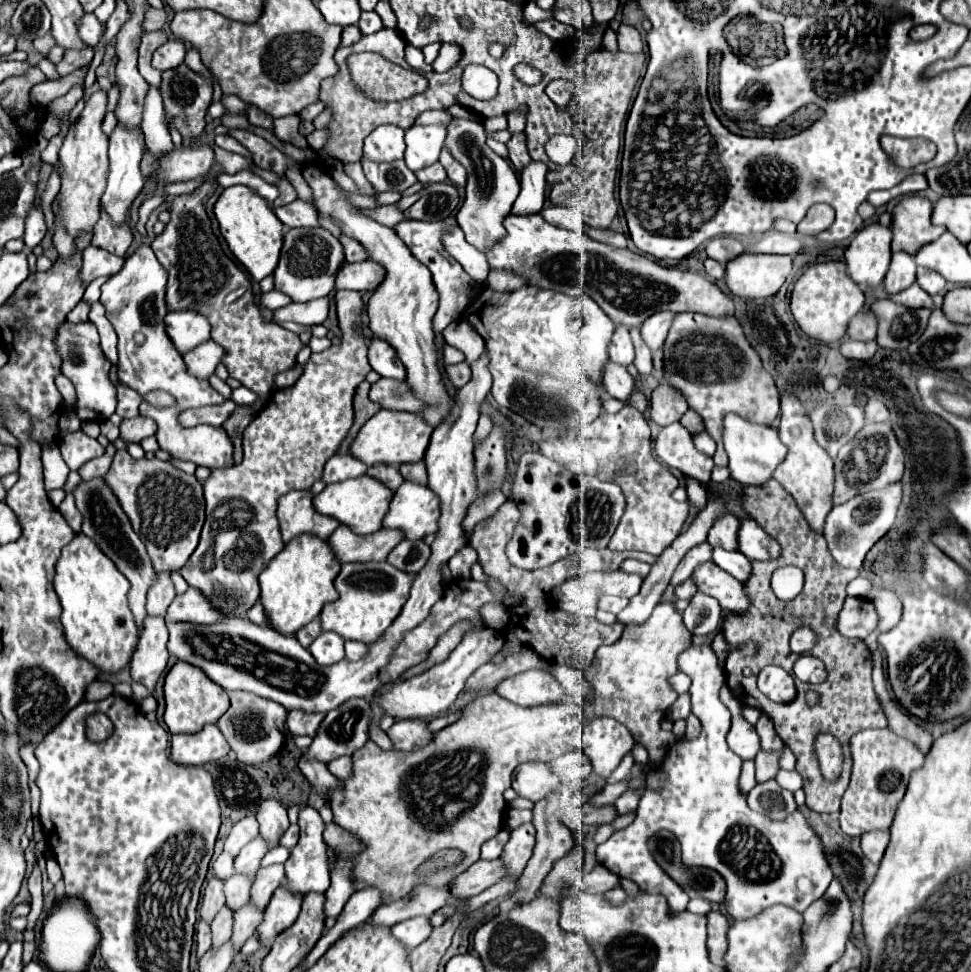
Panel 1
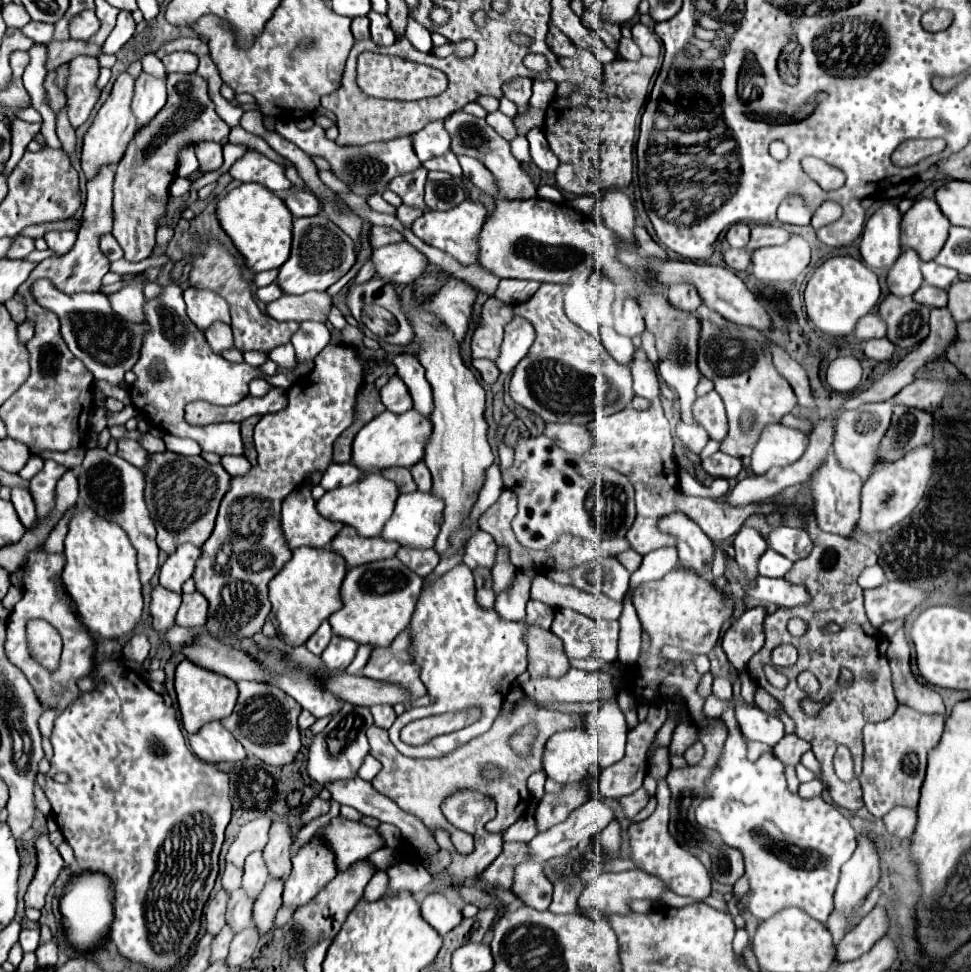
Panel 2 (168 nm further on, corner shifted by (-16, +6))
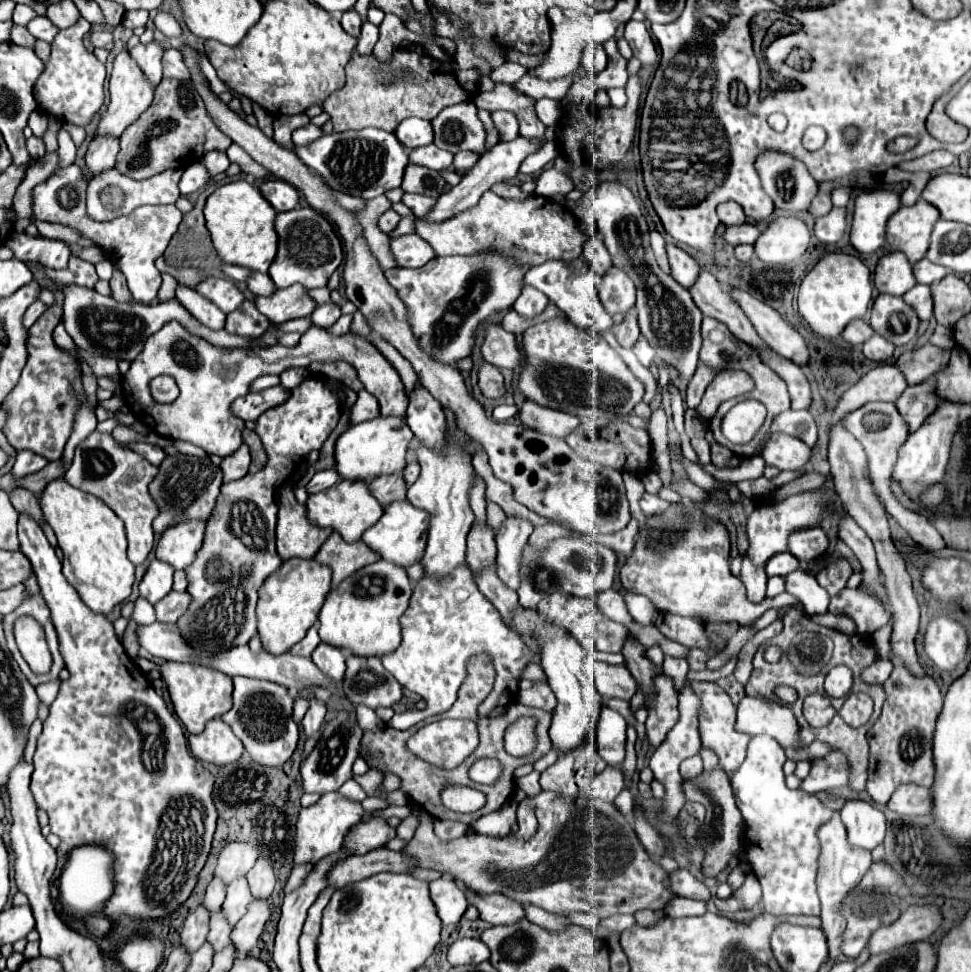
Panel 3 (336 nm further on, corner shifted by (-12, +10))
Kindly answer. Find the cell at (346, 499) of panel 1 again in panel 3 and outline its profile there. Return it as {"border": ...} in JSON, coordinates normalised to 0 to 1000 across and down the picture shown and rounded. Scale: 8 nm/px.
{"border":[[[356,493],[350,495],[346,501],[340,501],[338,505],[317,509],[315,526],[317,526],[317,534],[323,540],[327,540],[327,542],[342,542],[358,559],[369,557],[373,552],[373,548],[379,542],[383,542],[395,528],[395,524],[389,520],[389,513],[383,509],[383,505],[381,505],[377,495],[363,497],[363,495],[356,495]]]}

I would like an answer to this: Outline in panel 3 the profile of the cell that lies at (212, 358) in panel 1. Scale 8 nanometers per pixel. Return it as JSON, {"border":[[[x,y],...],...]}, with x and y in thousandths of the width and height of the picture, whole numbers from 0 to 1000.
{"border":[[[185,293],[181,295],[181,308],[214,338],[218,341],[227,341],[231,338],[231,330],[233,330],[233,324],[218,312],[214,312],[212,308],[206,308],[206,303],[202,303],[196,295],[192,293]]]}

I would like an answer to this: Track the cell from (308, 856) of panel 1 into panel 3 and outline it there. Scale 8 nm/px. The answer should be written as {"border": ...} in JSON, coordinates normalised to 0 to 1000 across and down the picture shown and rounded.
{"border":[[[383,841],[381,845],[373,845],[373,847],[365,849],[354,859],[352,871],[360,880],[375,880],[375,878],[379,878],[383,873],[395,871],[406,861],[408,861],[408,853],[400,851],[400,847],[395,843]]]}

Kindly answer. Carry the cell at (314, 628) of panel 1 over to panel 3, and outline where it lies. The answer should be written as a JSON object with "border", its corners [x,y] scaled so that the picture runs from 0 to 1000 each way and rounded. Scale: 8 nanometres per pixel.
{"border":[[[325,639],[319,647],[317,647],[317,651],[315,651],[315,655],[309,659],[309,662],[305,662],[303,666],[301,666],[301,670],[305,670],[305,674],[321,674],[321,670],[330,664],[330,653],[327,653],[327,645],[330,645],[330,641]]]}

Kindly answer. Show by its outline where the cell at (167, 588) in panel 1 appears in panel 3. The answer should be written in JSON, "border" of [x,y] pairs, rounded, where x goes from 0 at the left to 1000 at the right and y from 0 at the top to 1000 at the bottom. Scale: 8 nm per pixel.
{"border":[[[185,538],[167,548],[161,575],[177,581],[179,585],[192,585],[202,575],[202,569],[210,555],[210,538]]]}

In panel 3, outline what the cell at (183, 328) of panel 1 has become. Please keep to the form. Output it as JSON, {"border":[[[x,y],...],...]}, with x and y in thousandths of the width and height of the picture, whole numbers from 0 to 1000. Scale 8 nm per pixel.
{"border":[[[214,285],[208,291],[204,291],[204,295],[200,299],[206,301],[216,312],[220,312],[222,316],[227,316],[231,322],[241,320],[251,310],[251,303],[243,297],[243,293],[233,287]]]}

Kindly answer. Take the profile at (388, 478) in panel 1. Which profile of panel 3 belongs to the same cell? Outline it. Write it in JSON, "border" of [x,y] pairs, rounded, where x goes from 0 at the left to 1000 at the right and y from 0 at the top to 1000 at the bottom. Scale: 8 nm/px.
{"border":[[[414,487],[391,489],[381,495],[381,505],[398,522],[404,515],[418,513],[418,495],[416,495]]]}

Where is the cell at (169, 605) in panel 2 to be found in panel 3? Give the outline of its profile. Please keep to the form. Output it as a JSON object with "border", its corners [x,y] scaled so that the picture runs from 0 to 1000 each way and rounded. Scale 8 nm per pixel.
{"border":[[[159,575],[144,600],[144,612],[152,616],[157,622],[161,622],[177,608],[177,590],[177,583]]]}

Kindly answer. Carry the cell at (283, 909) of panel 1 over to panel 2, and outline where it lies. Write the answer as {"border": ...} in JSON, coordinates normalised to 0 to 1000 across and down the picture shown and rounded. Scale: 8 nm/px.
{"border":[[[323,859],[321,865],[309,871],[301,882],[301,898],[292,906],[292,931],[315,931],[344,900],[346,888],[342,876],[330,867],[330,859]]]}

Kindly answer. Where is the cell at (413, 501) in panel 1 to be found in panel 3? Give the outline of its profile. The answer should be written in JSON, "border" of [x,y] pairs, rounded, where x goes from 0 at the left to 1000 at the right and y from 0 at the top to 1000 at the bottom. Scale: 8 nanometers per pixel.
{"border":[[[406,515],[395,524],[391,536],[375,546],[373,557],[385,567],[389,567],[395,575],[412,583],[422,583],[424,579],[435,575],[439,563],[439,550],[441,550],[441,526],[426,522],[422,515]]]}

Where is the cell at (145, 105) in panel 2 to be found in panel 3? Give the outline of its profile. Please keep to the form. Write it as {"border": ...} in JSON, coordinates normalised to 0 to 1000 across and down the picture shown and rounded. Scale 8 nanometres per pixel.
{"border":[[[157,42],[154,46],[142,46],[134,52],[136,61],[142,65],[157,92],[161,92],[167,83],[167,55],[169,52],[161,42]]]}

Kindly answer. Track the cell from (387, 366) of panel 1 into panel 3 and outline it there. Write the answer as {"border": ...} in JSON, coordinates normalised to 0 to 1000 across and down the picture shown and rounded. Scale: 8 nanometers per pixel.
{"border":[[[433,394],[420,408],[422,408],[422,417],[418,423],[420,439],[426,443],[435,458],[453,460],[459,439],[455,417]]]}

